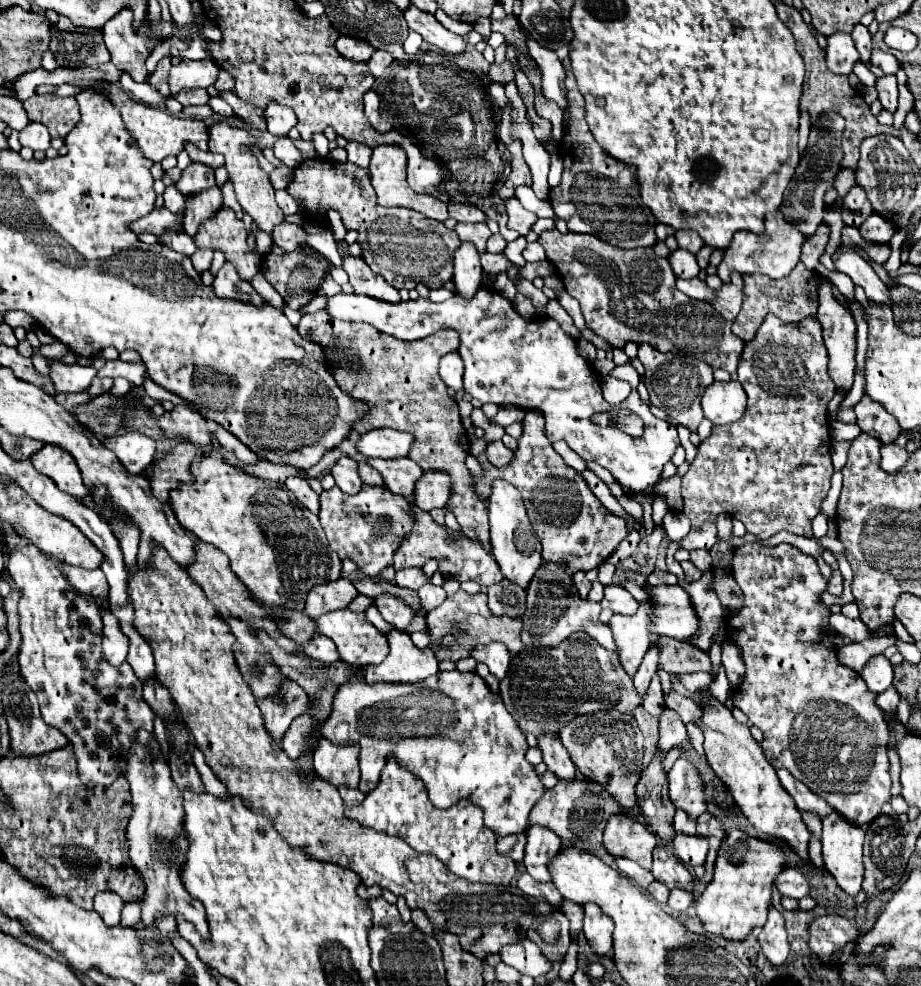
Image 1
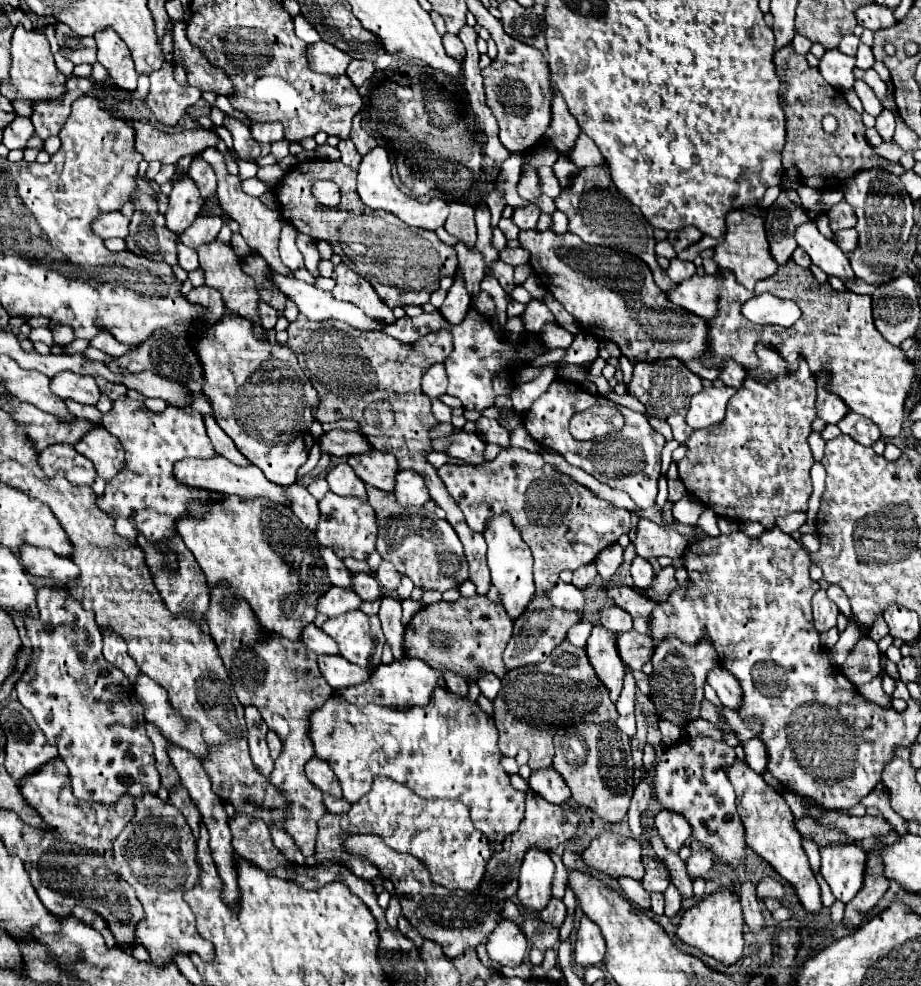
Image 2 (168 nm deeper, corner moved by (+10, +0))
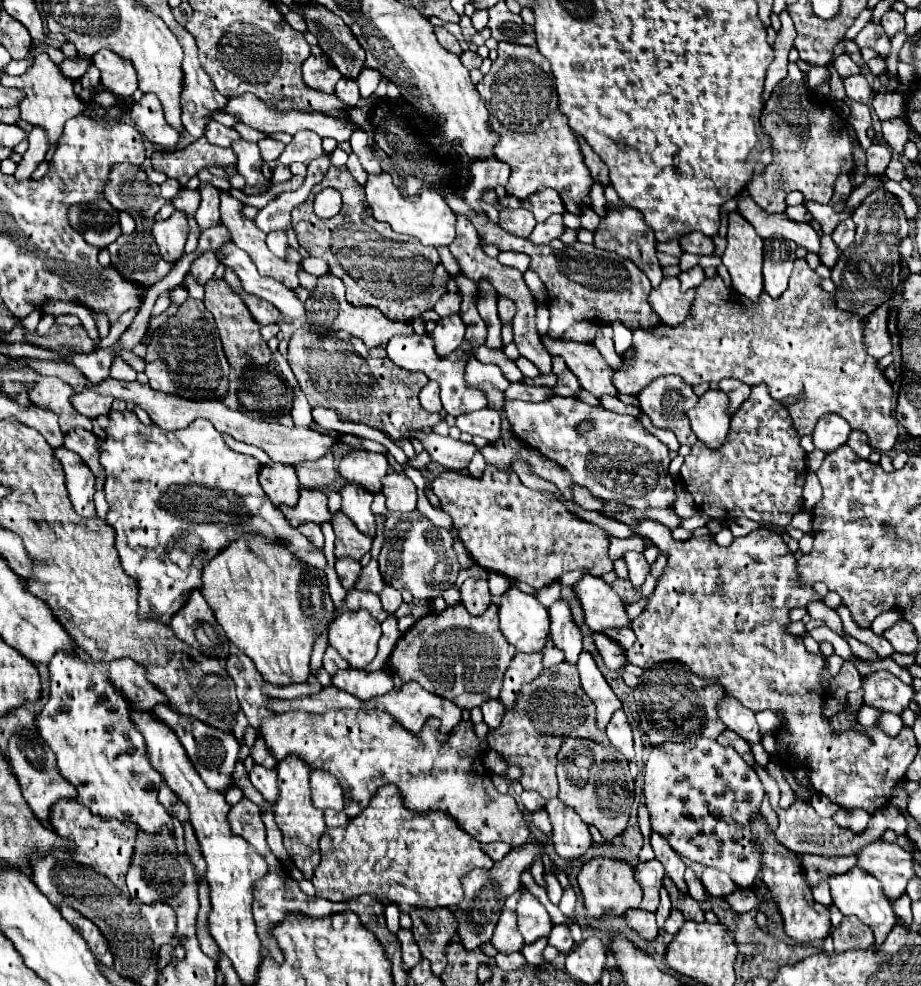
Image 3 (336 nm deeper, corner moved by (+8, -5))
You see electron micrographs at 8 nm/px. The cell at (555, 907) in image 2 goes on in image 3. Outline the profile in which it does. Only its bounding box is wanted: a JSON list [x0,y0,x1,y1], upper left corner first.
[548,925,574,953]

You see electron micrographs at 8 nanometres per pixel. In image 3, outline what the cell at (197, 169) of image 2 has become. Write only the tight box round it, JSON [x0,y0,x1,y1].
[194,185,220,231]

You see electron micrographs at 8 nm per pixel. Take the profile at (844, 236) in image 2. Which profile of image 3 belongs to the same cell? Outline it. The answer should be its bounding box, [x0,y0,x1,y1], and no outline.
[820,235,840,267]

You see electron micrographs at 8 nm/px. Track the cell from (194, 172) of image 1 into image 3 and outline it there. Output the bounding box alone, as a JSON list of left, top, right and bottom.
[150,211,188,263]

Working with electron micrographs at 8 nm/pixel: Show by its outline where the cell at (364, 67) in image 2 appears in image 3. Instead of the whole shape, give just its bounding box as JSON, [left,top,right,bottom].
[334,79,360,105]

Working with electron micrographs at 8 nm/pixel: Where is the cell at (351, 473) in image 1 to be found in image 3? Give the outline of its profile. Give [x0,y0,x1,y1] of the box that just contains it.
[342,485,376,537]

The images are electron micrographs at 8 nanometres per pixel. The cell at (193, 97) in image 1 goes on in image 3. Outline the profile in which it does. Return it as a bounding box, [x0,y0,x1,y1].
[206,121,240,147]

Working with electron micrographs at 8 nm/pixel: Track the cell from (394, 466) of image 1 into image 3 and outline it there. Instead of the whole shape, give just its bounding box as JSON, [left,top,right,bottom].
[338,449,388,493]

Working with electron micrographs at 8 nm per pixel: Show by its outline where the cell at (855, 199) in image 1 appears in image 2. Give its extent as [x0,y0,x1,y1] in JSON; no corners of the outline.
[826,200,856,232]

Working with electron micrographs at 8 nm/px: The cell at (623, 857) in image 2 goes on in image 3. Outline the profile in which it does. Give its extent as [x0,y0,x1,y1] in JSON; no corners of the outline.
[578,857,640,919]

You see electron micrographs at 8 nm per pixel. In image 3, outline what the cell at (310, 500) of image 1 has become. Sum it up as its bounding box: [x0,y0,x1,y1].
[298,523,324,549]

